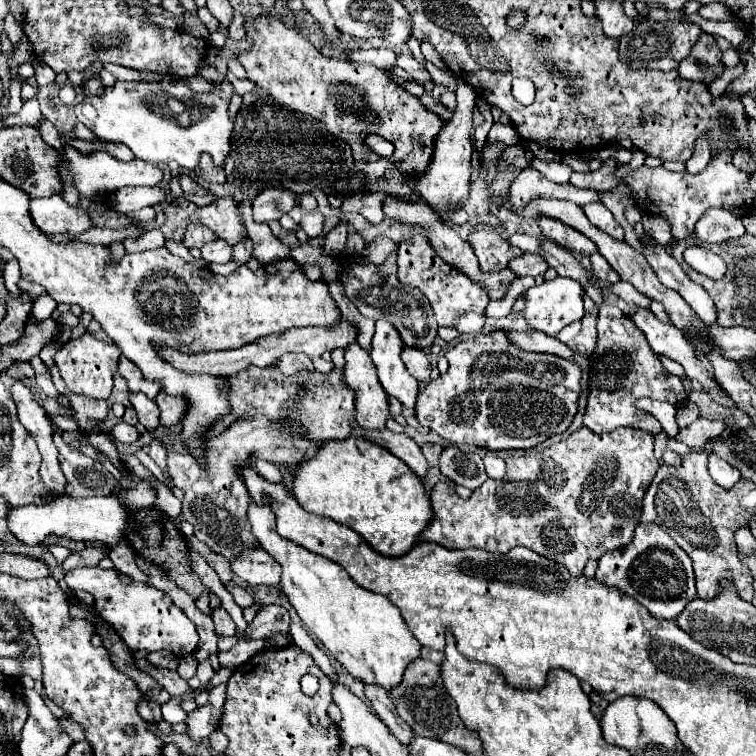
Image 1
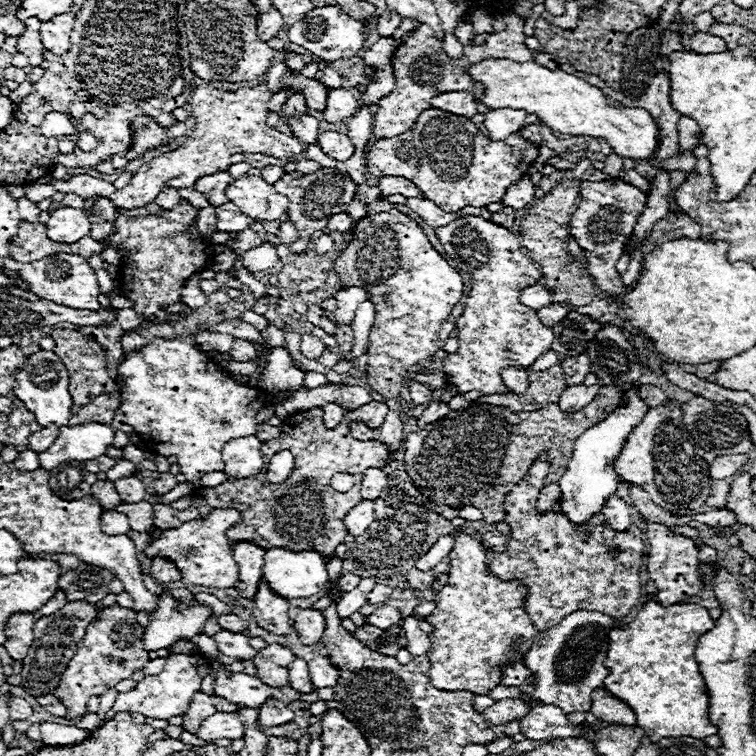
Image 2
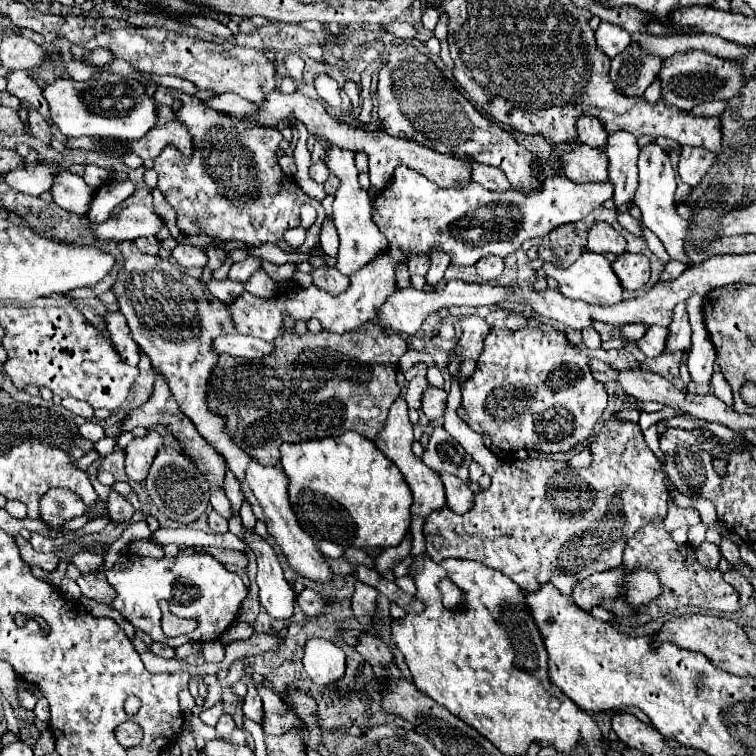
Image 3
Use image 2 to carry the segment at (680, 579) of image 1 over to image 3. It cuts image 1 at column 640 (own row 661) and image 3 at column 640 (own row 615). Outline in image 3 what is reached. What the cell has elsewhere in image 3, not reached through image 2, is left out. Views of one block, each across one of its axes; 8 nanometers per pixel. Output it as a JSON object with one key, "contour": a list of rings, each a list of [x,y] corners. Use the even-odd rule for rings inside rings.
{"contour":[[[616,568],[604,574],[592,574],[588,576],[588,580],[578,582],[572,590],[572,602],[590,612],[590,608],[598,606],[602,598],[612,600],[626,596],[630,608],[634,608],[644,606],[644,602],[656,598],[656,594],[660,594],[660,582],[654,572],[634,570],[628,574],[622,568]]]}

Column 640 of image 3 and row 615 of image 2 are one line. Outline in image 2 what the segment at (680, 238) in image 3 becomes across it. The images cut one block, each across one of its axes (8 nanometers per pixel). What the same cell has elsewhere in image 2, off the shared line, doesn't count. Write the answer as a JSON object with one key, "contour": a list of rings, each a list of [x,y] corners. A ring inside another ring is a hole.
{"contour":[[[162,592],[158,594],[158,606],[154,614],[148,616],[150,622],[144,628],[142,644],[146,646],[146,650],[168,648],[180,640],[200,634],[210,616],[210,608],[198,604],[196,598],[194,604],[188,606],[172,594]]]}

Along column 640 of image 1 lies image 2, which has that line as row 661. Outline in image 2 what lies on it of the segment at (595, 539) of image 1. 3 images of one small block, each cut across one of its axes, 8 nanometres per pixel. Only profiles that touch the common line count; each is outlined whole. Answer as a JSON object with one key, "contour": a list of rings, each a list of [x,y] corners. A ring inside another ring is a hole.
{"contour":[[[454,532],[452,536],[454,536],[454,546],[452,546],[452,550],[450,550],[450,554],[448,554],[448,556],[450,556],[450,578],[448,578],[448,584],[436,594],[436,598],[434,598],[436,608],[434,608],[434,612],[426,618],[426,620],[428,620],[430,624],[434,624],[434,628],[436,628],[436,632],[430,636],[430,648],[428,648],[428,652],[426,652],[426,656],[428,656],[430,662],[432,662],[432,666],[430,666],[430,680],[432,680],[434,686],[438,686],[440,690],[468,690],[468,692],[472,692],[472,694],[488,694],[494,686],[500,684],[500,670],[498,670],[498,666],[500,666],[502,662],[522,660],[524,654],[526,654],[526,650],[530,650],[530,646],[532,646],[532,642],[534,642],[534,638],[536,638],[538,632],[534,630],[534,624],[530,622],[530,618],[528,618],[528,614],[526,614],[526,610],[524,610],[526,586],[524,586],[522,582],[518,582],[518,580],[502,582],[502,580],[498,580],[496,576],[492,576],[490,570],[488,570],[488,566],[486,566],[486,548],[484,548],[482,542],[478,542],[476,538],[472,538],[472,536],[466,534],[466,532]]]}

